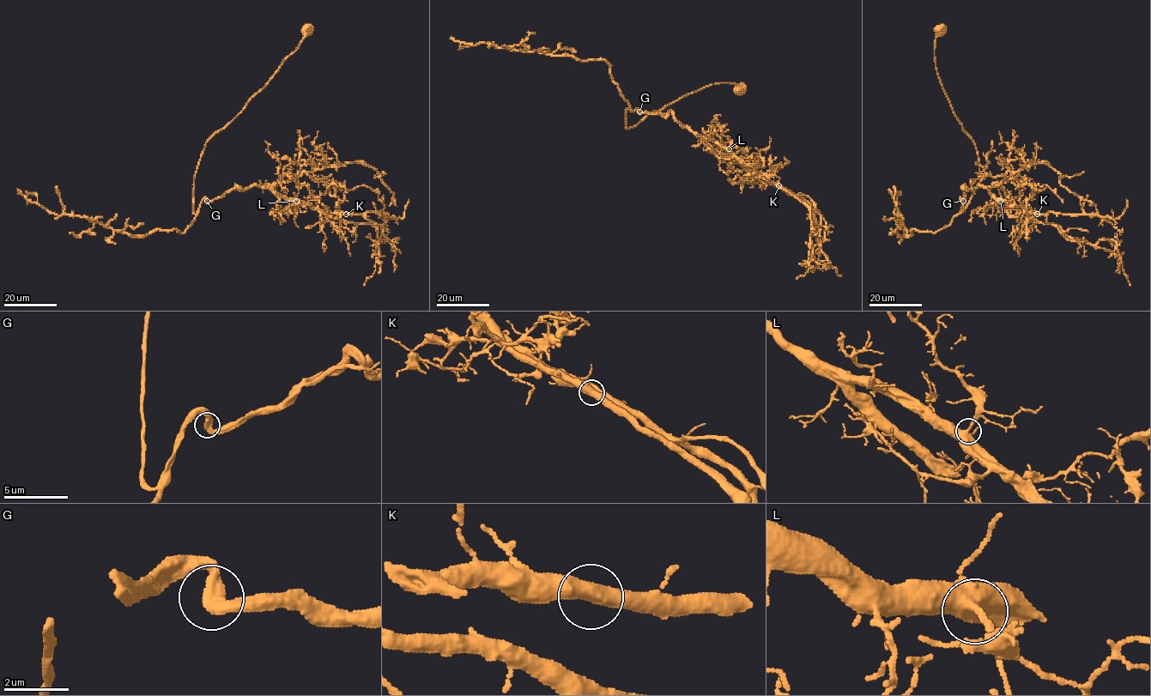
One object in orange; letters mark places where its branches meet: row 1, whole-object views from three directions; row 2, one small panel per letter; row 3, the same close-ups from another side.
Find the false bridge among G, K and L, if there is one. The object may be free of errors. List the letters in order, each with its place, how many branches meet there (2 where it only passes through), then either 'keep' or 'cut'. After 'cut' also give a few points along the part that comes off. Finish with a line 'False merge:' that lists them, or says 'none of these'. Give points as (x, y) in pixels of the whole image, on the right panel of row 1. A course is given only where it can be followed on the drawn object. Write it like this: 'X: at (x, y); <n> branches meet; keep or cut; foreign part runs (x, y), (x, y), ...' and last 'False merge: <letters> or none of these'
G: at (963, 201); 2 branches meet; keep
K: at (1037, 214); 2 branches meet; keep
L: at (1000, 201); 2 branches meet; keep
False merge: none of these

